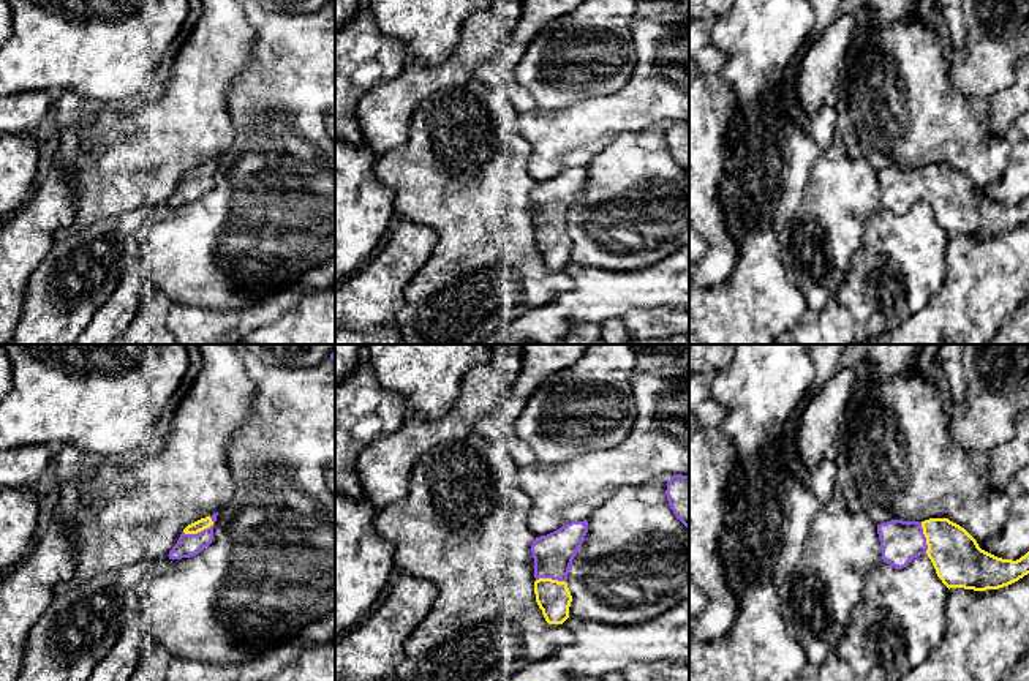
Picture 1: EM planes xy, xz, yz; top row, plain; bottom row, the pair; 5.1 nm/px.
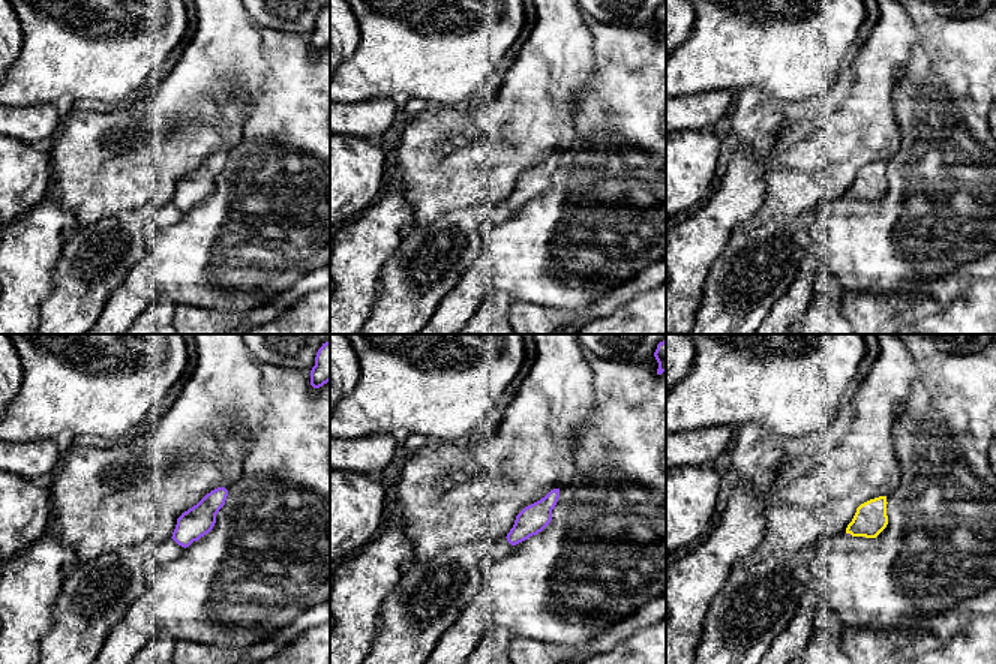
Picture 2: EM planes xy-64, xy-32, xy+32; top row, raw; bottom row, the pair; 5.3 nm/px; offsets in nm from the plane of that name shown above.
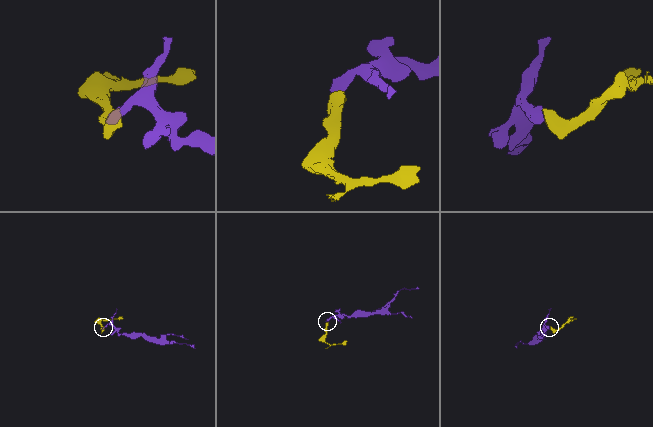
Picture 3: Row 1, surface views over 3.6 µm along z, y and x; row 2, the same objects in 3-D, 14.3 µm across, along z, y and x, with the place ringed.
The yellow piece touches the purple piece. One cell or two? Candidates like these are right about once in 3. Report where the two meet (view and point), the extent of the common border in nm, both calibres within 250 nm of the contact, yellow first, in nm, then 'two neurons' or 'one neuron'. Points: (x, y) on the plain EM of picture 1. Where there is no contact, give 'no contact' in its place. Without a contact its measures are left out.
contact xy (198, 177); length 170 nm; calibres 60 and 120 nm; one neuron

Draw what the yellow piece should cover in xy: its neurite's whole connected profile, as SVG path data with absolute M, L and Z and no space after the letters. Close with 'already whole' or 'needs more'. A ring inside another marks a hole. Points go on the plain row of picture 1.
M218 158L188 171L169 198L169 205L190 204L209 193L213 186L217 161Z | needs more

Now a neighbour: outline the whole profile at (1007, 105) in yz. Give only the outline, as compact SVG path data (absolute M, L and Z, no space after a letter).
M1029 55L1015 65L1015 82L989 96L989 133L1005 137L1012 123L1029 111Z

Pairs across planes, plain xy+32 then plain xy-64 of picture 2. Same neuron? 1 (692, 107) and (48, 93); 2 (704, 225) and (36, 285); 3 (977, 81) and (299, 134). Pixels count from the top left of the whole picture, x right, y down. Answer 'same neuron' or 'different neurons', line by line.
1: different neurons
2: same neuron
3: same neuron

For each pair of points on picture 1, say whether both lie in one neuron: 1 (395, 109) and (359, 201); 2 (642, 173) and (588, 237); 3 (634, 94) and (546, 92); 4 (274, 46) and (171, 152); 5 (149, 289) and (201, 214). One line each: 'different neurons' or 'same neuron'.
1: different neurons
2: same neuron
3: different neurons
4: different neurons
5: different neurons

